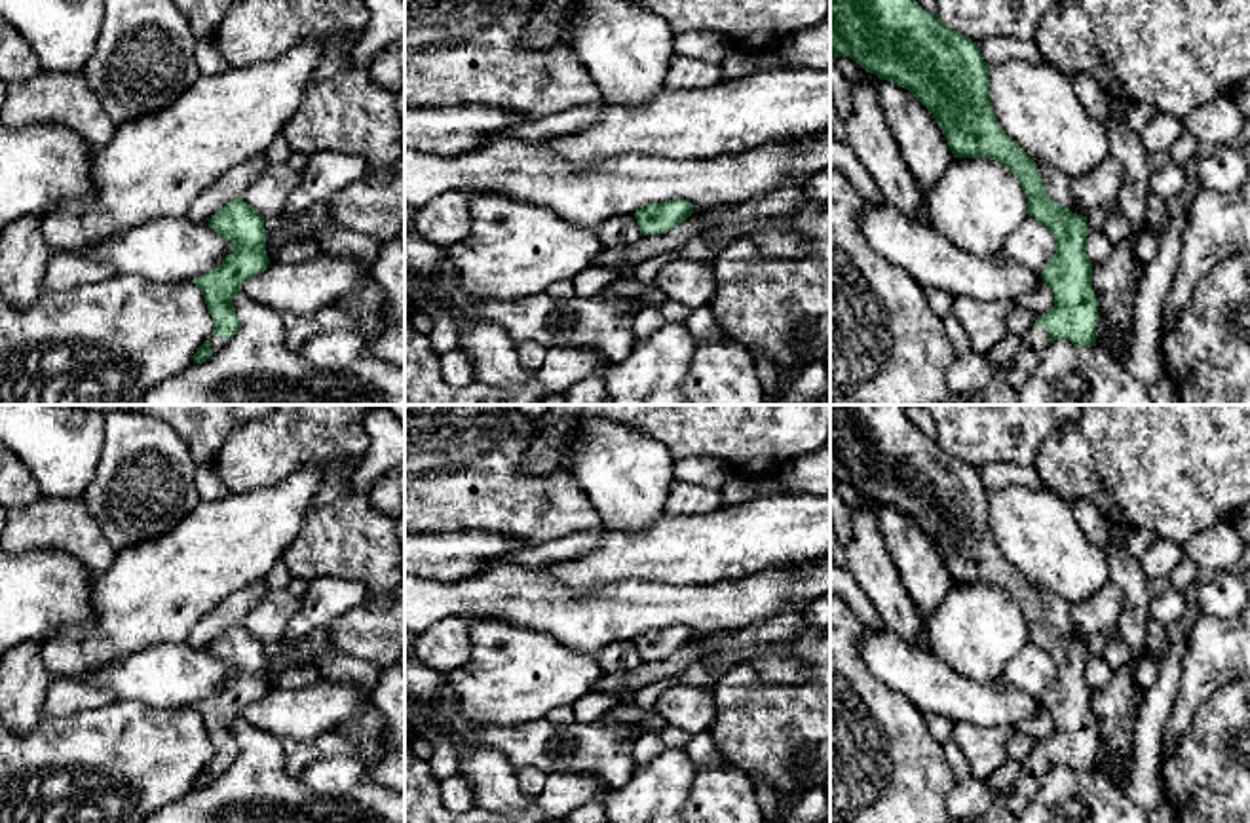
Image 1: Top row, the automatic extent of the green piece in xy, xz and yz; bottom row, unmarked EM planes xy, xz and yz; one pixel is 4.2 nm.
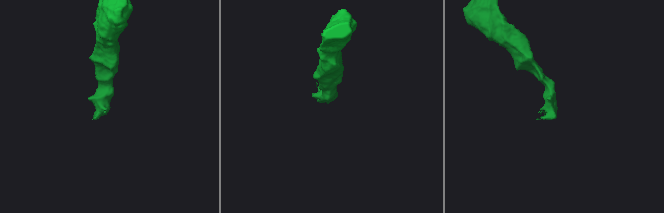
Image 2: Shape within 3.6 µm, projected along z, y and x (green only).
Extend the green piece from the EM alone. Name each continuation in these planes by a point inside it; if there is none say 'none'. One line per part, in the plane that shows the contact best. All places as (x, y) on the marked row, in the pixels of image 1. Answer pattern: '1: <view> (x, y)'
1: yz (1005, 386)

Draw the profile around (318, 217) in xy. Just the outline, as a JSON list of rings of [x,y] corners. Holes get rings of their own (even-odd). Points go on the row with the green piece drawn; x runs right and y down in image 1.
[[[331,201],[317,203],[306,213],[287,215],[287,219],[294,226],[294,232],[293,234],[285,234],[285,232],[266,234],[266,255],[268,255],[268,258],[272,260],[274,253],[287,243],[312,238],[315,232],[321,232],[325,228],[334,228],[336,224],[331,219],[329,203]]]

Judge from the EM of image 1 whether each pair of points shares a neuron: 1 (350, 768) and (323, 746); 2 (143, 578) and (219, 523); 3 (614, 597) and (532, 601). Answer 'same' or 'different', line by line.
1: different
2: same
3: same

